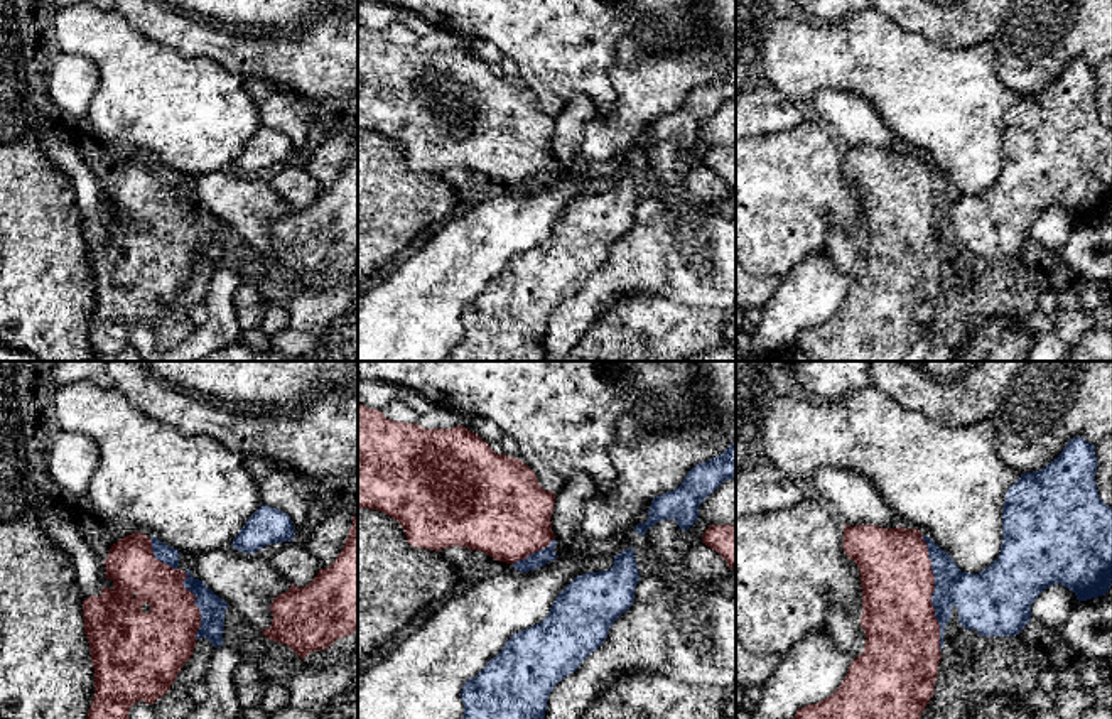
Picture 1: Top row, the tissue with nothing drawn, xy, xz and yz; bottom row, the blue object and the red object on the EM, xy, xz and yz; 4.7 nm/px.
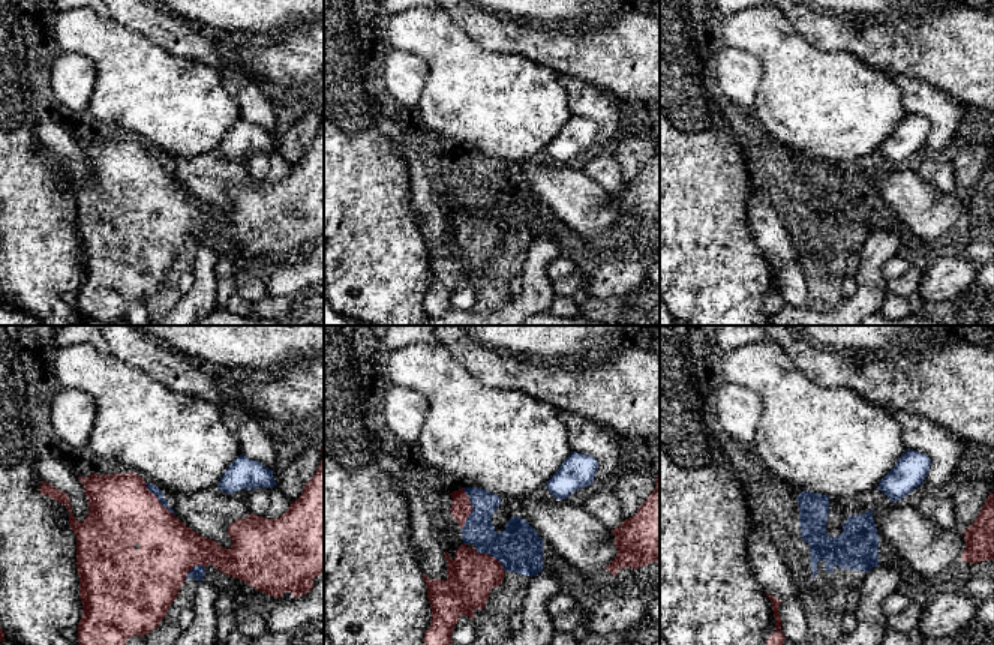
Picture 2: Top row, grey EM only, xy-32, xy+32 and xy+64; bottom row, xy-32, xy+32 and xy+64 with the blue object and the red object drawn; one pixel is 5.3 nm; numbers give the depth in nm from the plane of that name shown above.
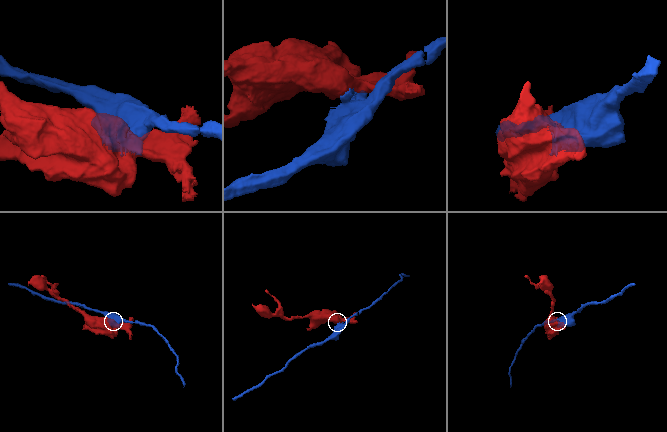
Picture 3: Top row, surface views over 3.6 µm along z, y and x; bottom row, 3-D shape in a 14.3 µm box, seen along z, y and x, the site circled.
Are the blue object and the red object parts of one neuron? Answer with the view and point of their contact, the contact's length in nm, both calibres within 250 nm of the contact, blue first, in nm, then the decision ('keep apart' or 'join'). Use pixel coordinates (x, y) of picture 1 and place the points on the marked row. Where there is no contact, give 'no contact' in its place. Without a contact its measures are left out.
contact yz (933, 593); length 550 nm; calibres 260 and 360 nm; keep apart

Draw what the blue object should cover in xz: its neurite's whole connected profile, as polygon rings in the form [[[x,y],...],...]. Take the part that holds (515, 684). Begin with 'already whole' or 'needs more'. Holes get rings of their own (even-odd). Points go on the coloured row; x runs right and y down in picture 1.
already whole | [[[634,549],[614,555],[607,570],[577,576],[542,623],[515,633],[474,678],[466,680],[462,719],[543,719],[548,694],[604,643],[613,623],[631,608],[638,581]]]

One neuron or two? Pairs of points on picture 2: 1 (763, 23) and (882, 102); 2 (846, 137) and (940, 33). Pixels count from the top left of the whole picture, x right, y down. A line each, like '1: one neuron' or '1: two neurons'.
1: one neuron
2: two neurons

